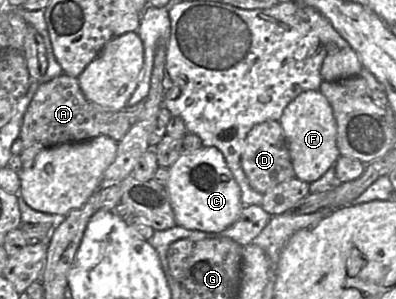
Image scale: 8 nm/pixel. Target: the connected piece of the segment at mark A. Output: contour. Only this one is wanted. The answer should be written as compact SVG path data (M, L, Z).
M63 73L39 86L24 114L19 136L23 141L20 153L23 167L30 168L40 150L62 143L88 141L100 135L107 135L119 142L135 124L144 108L142 100L119 111L102 109L85 97L77 78Z

